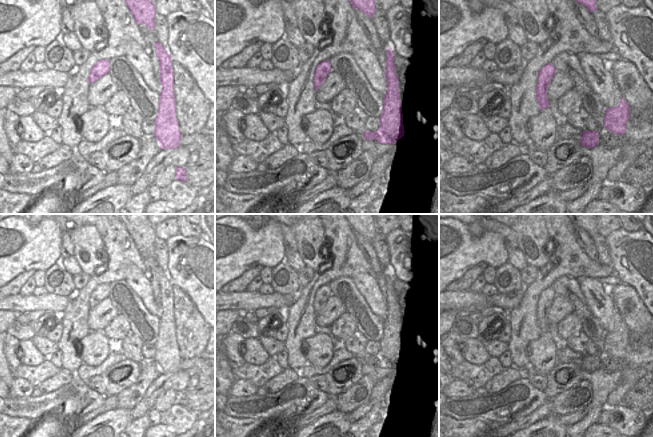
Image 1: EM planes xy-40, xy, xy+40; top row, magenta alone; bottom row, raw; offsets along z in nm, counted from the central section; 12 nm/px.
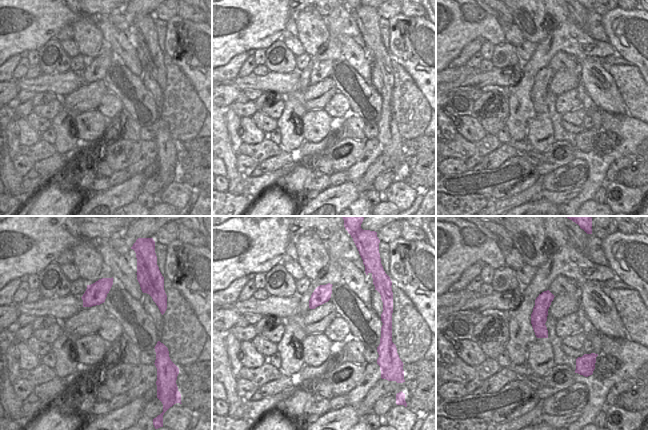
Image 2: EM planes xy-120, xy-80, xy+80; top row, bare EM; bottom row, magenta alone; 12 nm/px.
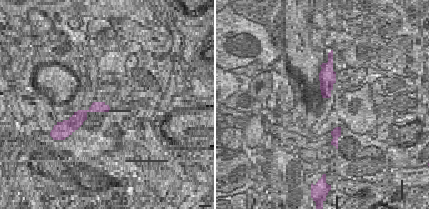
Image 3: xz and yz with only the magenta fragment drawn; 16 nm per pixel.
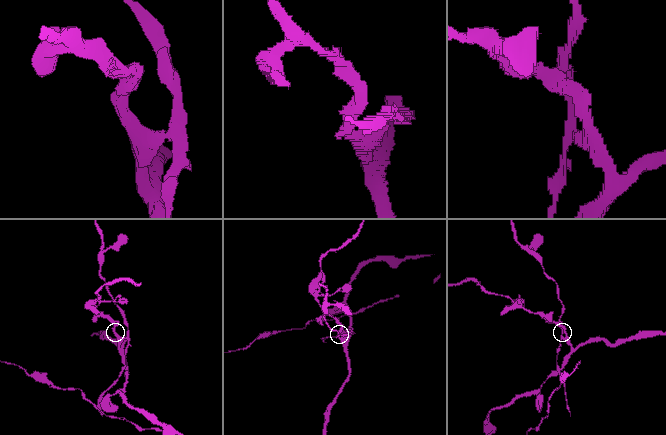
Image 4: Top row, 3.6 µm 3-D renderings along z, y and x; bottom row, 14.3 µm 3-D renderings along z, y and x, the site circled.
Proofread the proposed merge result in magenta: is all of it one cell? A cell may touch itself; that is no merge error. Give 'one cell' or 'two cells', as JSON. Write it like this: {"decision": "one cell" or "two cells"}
{"decision": "two cells"}

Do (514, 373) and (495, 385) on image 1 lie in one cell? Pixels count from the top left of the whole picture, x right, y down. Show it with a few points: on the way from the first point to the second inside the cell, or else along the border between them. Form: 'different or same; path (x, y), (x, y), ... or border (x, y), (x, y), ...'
same; path (509, 375), (500, 381)

